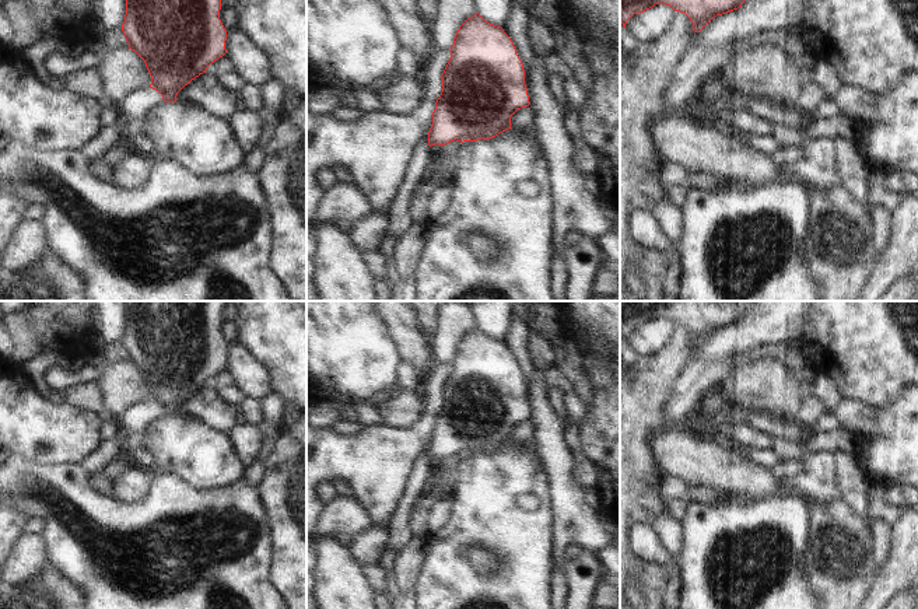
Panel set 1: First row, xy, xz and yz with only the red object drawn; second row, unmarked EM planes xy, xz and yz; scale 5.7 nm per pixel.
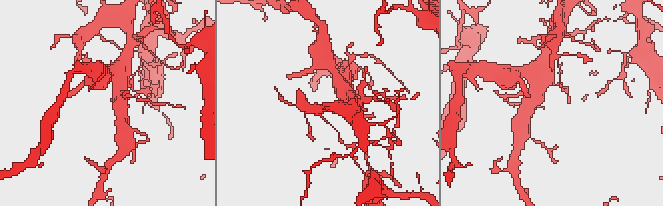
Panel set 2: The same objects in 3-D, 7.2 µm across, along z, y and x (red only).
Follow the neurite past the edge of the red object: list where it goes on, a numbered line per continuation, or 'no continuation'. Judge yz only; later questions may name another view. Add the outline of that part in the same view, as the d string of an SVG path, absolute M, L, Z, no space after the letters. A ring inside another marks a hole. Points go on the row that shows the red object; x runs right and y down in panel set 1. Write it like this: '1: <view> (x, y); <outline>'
no continuation

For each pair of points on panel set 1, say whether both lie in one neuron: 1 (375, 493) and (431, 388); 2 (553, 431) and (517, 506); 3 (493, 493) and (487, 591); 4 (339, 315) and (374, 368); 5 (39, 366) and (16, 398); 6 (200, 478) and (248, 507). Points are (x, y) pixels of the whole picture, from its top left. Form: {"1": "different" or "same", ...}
{"1": "same", "2": "different", "3": "same", "4": "same", "5": "different", "6": "different"}

